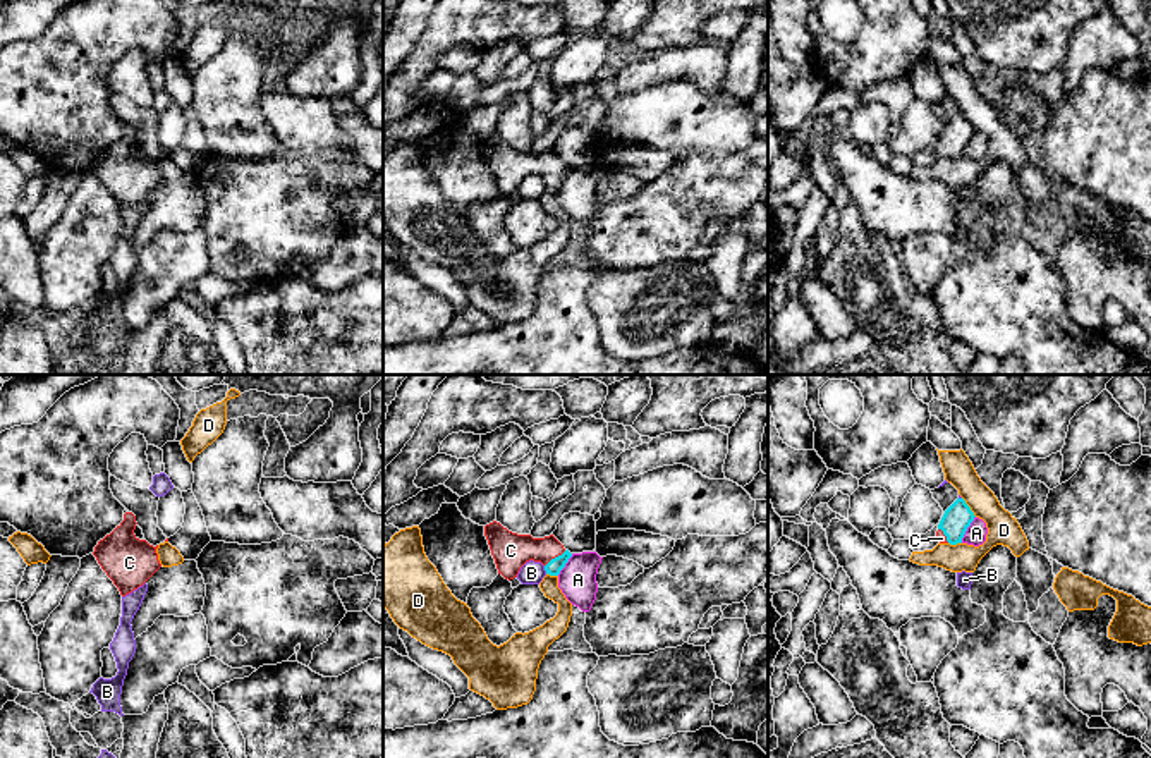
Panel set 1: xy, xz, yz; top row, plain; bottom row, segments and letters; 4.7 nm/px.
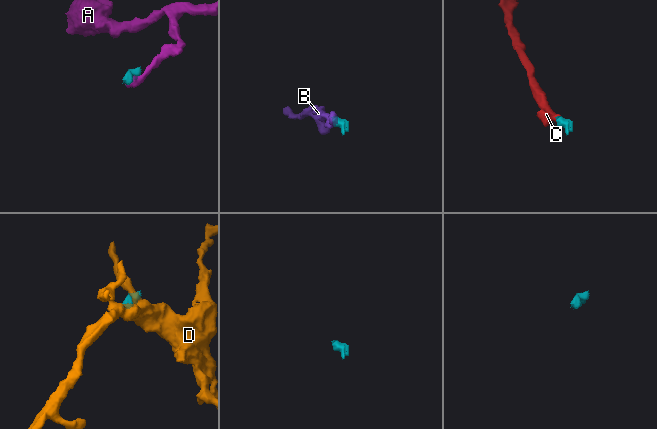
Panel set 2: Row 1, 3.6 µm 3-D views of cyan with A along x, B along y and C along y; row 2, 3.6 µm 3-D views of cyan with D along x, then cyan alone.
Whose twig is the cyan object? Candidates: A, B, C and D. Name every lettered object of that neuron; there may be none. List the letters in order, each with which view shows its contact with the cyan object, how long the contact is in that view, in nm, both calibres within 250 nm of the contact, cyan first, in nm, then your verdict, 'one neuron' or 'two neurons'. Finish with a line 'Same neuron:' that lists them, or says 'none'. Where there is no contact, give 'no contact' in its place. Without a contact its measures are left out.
A: yz | 140 nm | 140/100 nm | two neurons
B: xz | 40 nm | 70/110 nm | two neurons
C: xz | 130 nm | 70/170 nm | one neuron
D: yz | 120 nm | 140/140 nm | two neurons
Same neuron: C

